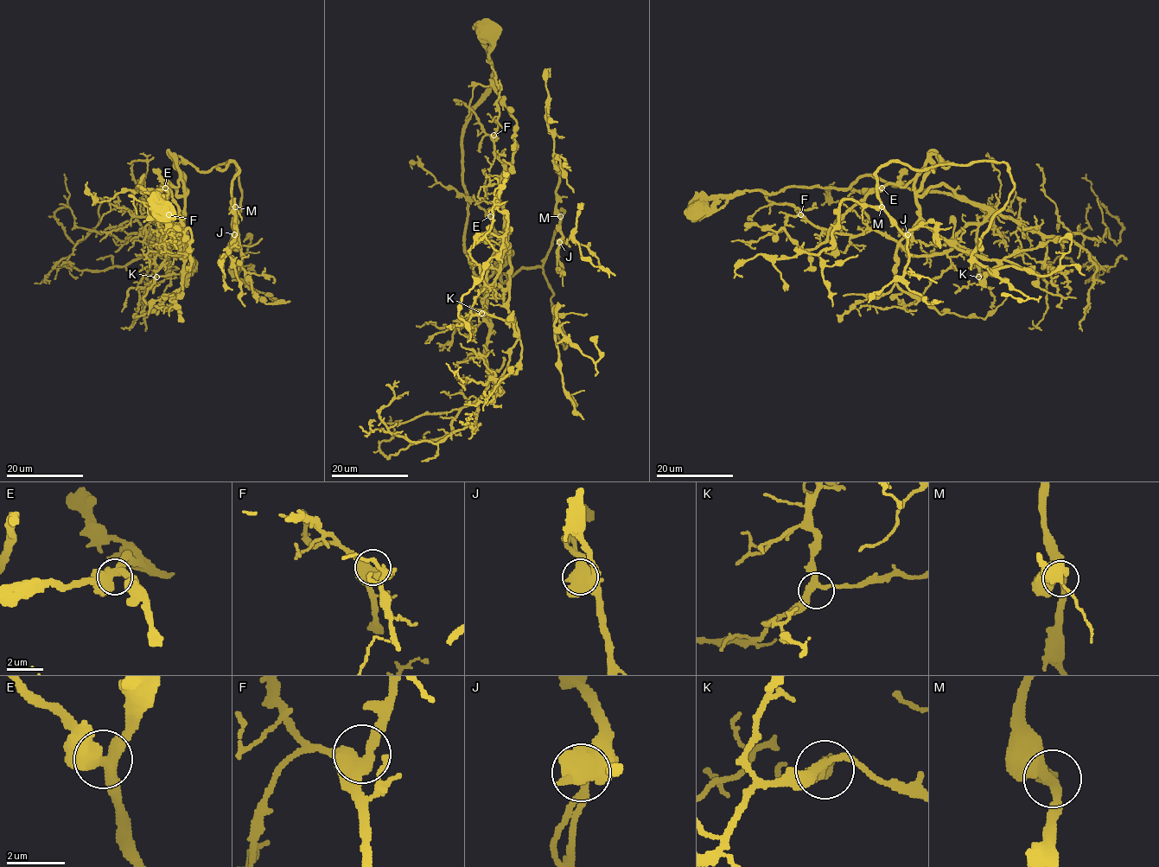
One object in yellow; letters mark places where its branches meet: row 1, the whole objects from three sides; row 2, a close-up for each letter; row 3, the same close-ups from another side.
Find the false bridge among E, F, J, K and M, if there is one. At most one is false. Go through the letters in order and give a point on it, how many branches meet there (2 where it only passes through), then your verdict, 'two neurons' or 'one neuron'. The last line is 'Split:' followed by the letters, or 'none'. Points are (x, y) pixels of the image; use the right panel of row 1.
E: at (881, 188); 3 branches meet; one neuron
F: at (800, 214); 3 branches meet; one neuron
J: at (907, 234); 3 branches meet; two neurons
K: at (978, 277); 3 branches meet; one neuron
M: at (881, 207); 3 branches meet; one neuron
Split: J

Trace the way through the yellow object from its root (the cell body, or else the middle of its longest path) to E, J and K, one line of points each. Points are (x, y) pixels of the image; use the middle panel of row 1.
E: (487, 30), (490, 92), (471, 113), (461, 140), (465, 252), (485, 290), (485, 281), (509, 251), (490, 216)
J: (487, 30), (466, 255), (485, 290), (508, 250), (500, 272), (543, 264), (563, 211), (560, 242)
K: (487, 30), (490, 92), (471, 113), (461, 140), (465, 252), (484, 292), (490, 322), (481, 313)

